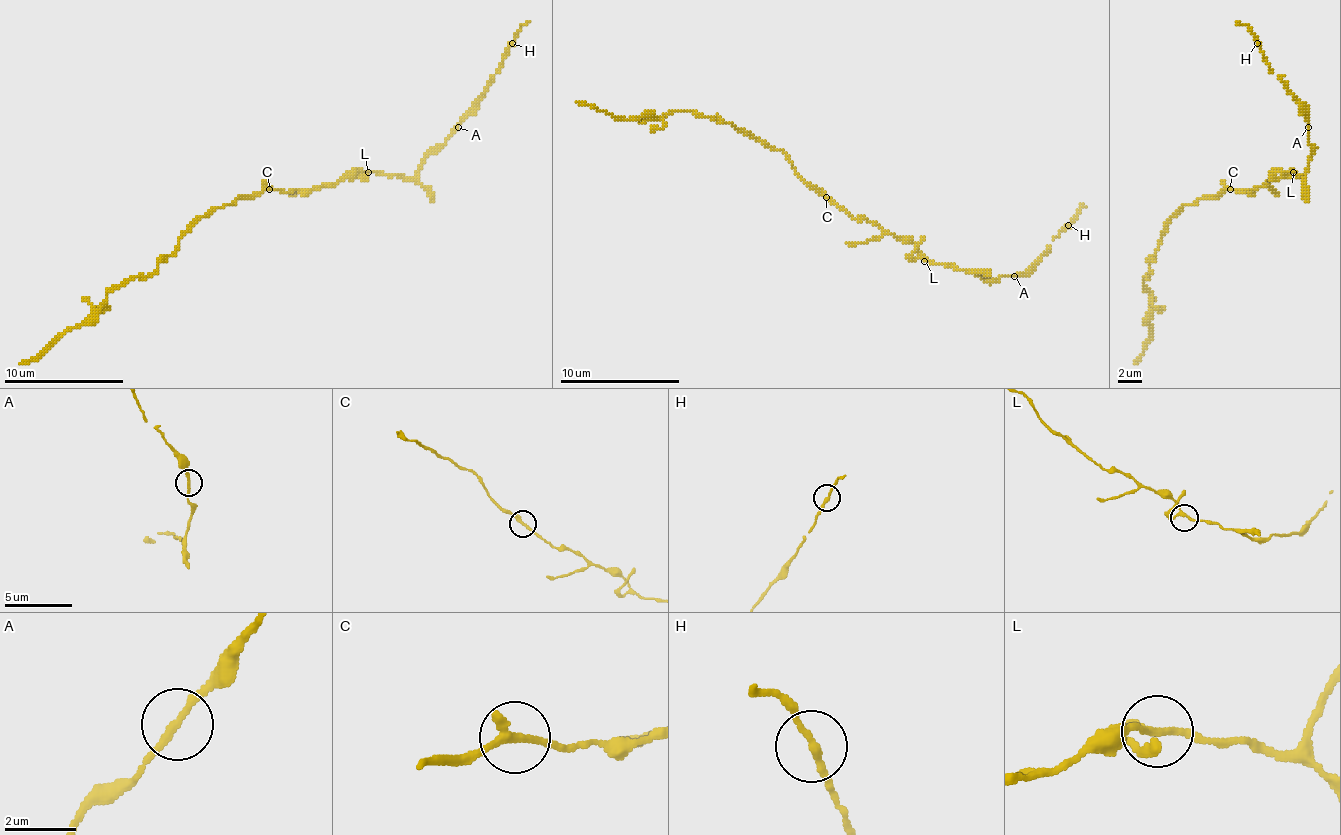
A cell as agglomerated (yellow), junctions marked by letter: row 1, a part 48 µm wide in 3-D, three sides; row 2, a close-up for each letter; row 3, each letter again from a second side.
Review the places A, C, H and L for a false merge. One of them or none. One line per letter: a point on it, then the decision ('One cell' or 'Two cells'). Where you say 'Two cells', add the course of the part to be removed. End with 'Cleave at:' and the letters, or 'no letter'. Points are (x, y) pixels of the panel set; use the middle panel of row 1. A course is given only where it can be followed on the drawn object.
A: Place: (1014, 276). One cell
C: Place: (826, 197). One cell
H: Place: (1068, 225). One cell
L: Place: (924, 261). One cell
Cleave at: no letter

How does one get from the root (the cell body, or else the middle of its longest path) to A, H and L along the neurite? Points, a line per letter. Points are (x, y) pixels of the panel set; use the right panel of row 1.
A: (1239, 193), (1263, 187), (1278, 172), (1293, 172), (1302, 178), (1311, 157), (1308, 127)
H: (1239, 193), (1263, 187), (1278, 172), (1302, 178), (1311, 157), (1308, 118), (1272, 73), (1257, 43)
L: (1239, 193), (1263, 187), (1278, 172), (1293, 172)

